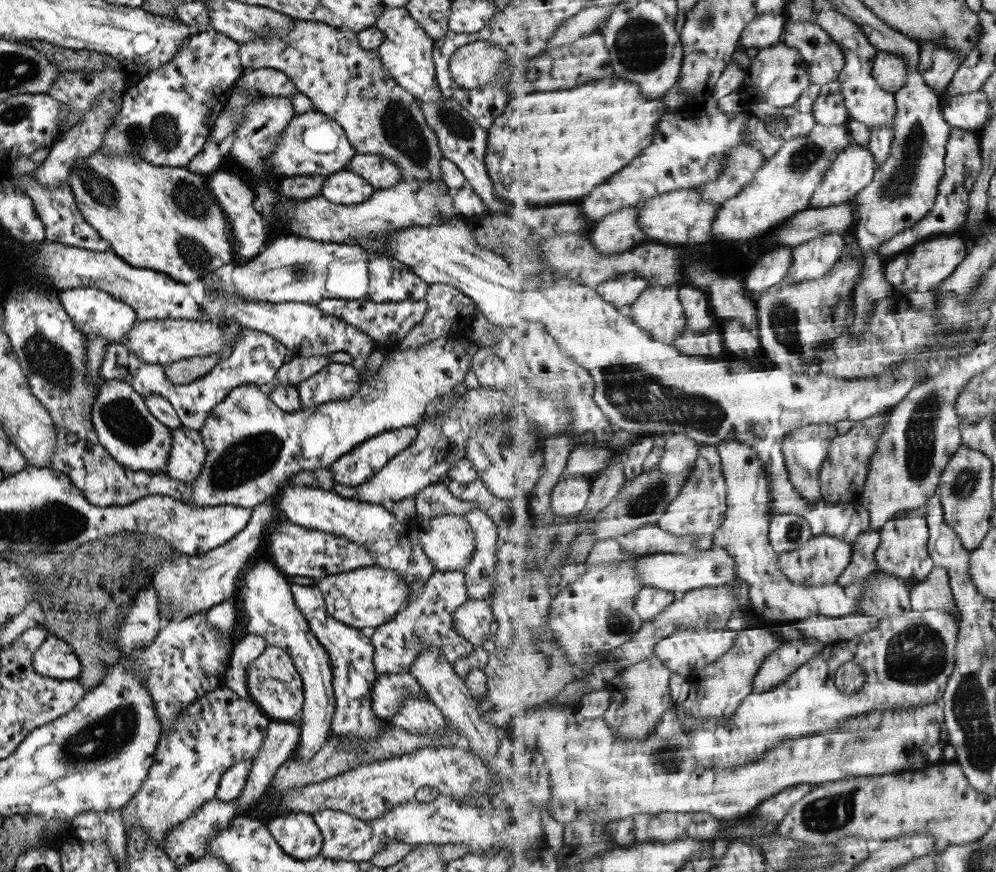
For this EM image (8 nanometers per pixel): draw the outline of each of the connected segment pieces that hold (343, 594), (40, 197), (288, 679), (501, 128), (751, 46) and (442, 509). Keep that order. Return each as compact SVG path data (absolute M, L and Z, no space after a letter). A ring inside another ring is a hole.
M369 564L355 570L339 572L323 577L317 581L318 590L325 601L328 617L337 620L340 624L361 630L363 628L377 628L389 622L407 604L409 588L404 578L394 570L384 569Z
M33 175L12 176L13 184L23 189L33 203L37 218L43 223L44 243L60 243L69 247L81 248L84 250L95 251L96 245L100 240L96 230L93 230L80 213L76 205L73 193L66 182L61 182L59 188L43 188L35 182Z
M265 646L265 650L246 665L244 677L250 700L267 717L274 721L287 722L299 716L303 702L302 680L287 652L275 646Z
M604 78L595 82L589 82L587 86L579 86L573 90L557 90L557 92L538 92L525 96L515 96L508 99L503 112L491 122L491 126L487 132L487 146L485 146L485 171L489 175L491 187L493 187L494 195L501 201L510 202L511 204L559 204L567 200L582 200L591 193L597 186L610 181L615 174L626 169L631 165L631 161L639 158L643 150L653 146L655 142L655 134L659 130L659 122L669 114L669 108L665 105L662 98L654 98L651 100L642 93L642 86L627 80L626 78Z
M766 12L754 18L742 33L743 48L752 52L783 42L786 19L783 15Z
M441 482L424 486L415 498L414 522L427 520L440 514L457 514L462 516L470 510L479 508L478 502L465 502L451 496L451 493Z

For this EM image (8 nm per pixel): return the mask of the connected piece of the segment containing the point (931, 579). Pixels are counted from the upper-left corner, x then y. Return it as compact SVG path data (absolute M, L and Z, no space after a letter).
M935 565L925 581L913 586L909 594L913 611L943 610L947 613L955 607L948 570L942 566Z

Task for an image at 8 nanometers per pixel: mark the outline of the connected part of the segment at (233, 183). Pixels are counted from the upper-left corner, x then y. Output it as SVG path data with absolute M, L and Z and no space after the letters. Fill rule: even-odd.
M217 170L206 176L206 186L229 221L233 237L239 242L239 246L233 250L235 260L246 263L259 256L266 246L268 232L262 215L254 209L255 195L248 186L248 179L244 181L237 170Z

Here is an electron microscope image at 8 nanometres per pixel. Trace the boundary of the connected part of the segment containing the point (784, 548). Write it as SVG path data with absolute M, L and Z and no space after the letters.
M780 514L771 519L770 541L778 552L791 552L803 548L814 536L804 516Z

